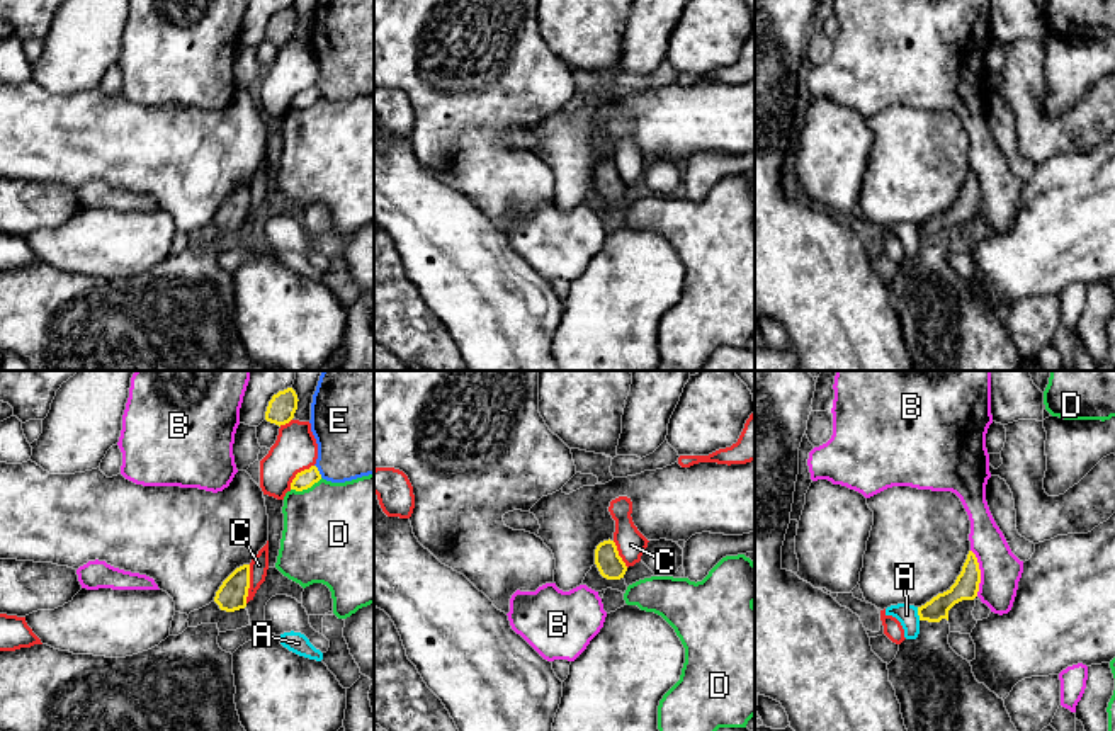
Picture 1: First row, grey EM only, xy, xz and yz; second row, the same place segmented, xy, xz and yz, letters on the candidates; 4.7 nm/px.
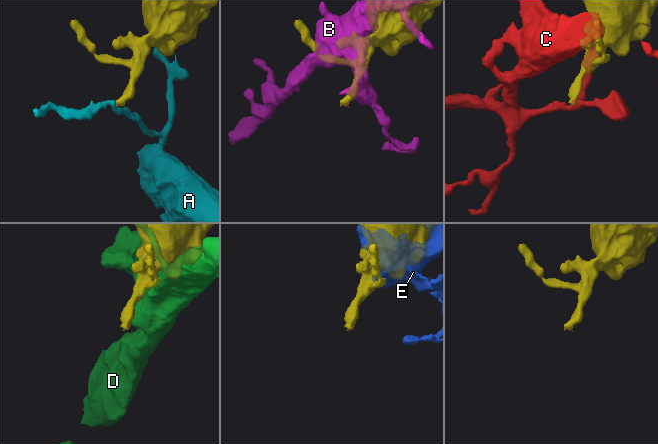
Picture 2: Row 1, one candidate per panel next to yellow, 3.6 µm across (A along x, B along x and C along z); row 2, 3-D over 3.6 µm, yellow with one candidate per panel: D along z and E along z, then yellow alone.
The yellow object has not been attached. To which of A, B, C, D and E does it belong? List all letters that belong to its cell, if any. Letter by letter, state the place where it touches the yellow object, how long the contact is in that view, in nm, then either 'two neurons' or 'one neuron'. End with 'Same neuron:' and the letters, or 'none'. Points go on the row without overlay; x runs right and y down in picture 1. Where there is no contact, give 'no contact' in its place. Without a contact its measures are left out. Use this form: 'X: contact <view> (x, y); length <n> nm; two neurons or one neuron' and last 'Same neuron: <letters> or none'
A: contact yz (918, 233); length 70 nm; two neurons
B: contact yz (979, 192); length 220 nm; two neurons
C: contact xy (249, 203); length 190 nm; two neurons
D: contact xy (306, 107); length 160 nm; two neurons
E: contact xy (318, 90); length 70 nm; two neurons
Same neuron: none

